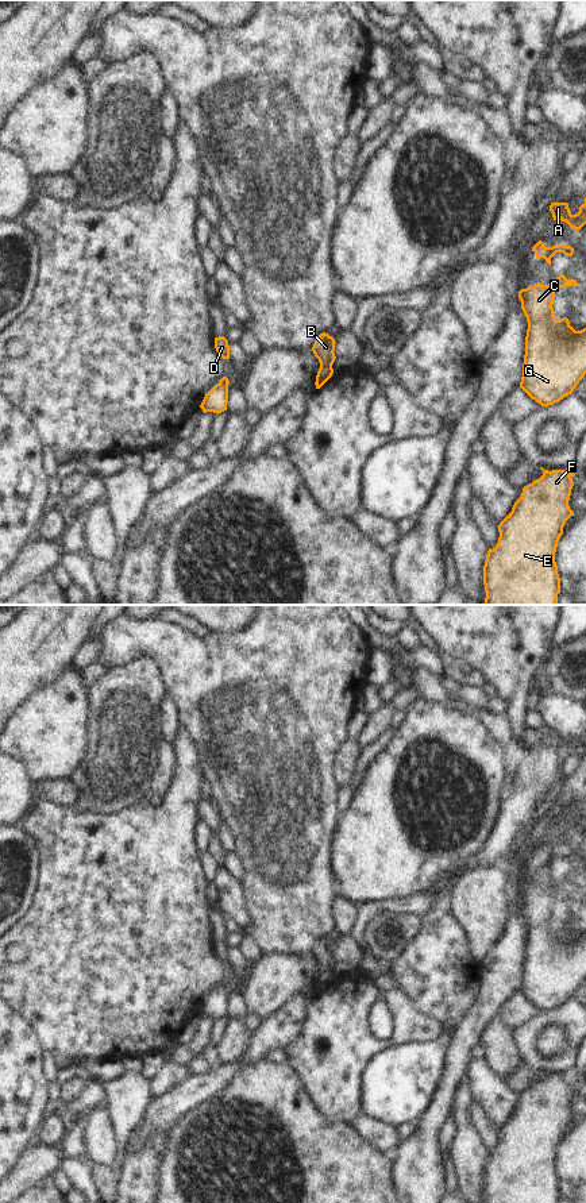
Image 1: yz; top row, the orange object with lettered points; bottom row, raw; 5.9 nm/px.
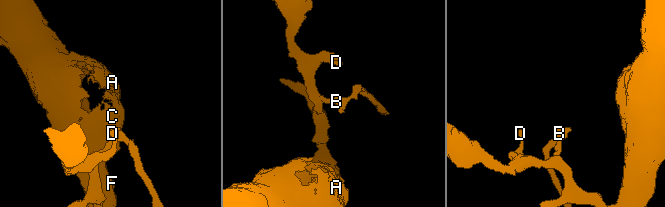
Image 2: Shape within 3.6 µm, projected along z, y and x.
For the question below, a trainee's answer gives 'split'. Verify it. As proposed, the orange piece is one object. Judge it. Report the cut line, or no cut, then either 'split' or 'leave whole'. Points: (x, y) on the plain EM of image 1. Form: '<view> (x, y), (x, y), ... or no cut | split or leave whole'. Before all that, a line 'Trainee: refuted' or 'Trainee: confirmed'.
Trainee: confirmed
yz (320, 968), (331, 971) | split

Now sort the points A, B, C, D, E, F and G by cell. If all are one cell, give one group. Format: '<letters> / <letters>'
A C D E F G / B

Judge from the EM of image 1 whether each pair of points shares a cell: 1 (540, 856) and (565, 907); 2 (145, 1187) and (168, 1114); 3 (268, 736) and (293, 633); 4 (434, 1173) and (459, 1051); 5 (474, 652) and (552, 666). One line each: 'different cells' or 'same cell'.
1: same cell
2: different cells
3: same cell
4: same cell
5: different cells

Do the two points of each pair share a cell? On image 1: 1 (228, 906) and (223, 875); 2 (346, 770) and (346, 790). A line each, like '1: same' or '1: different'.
1: same
2: different

